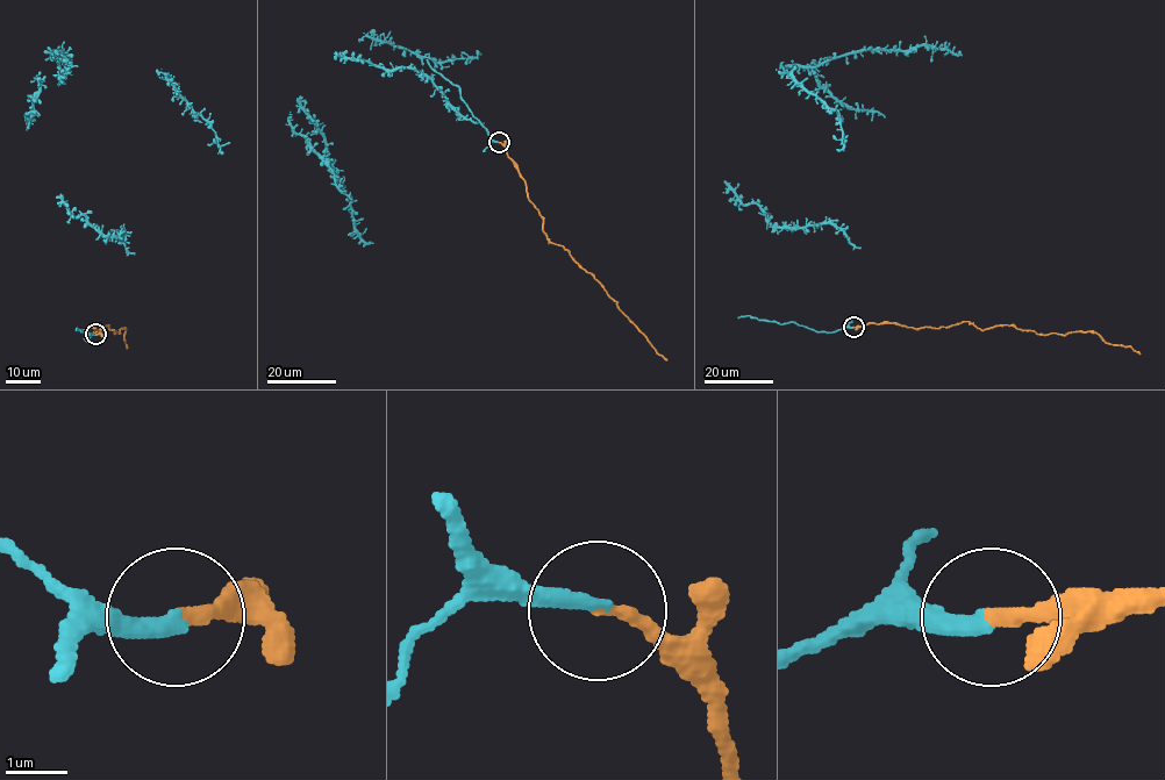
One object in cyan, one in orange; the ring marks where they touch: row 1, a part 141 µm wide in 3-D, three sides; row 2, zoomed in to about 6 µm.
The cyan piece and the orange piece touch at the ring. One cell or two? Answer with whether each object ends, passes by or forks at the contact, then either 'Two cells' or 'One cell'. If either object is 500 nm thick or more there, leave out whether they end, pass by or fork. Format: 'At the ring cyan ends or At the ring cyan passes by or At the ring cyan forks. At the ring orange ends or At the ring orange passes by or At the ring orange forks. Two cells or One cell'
At the ring cyan ends. At the ring orange ends. One cell

